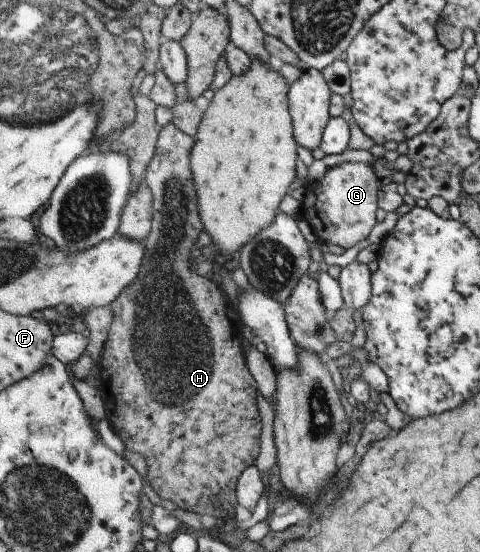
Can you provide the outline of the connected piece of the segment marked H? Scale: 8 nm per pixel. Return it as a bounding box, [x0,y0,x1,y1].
[99,122,262,524]

